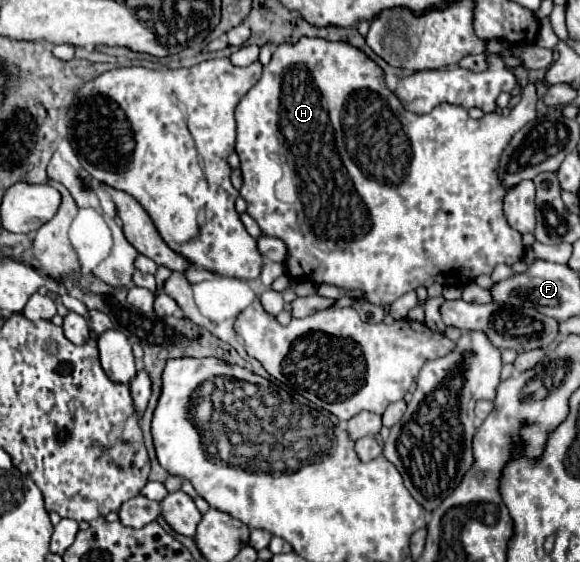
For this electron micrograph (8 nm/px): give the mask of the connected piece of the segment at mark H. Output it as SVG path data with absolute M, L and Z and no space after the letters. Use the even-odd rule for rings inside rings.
M303 37L297 45L279 45L269 61L269 65L263 67L261 79L249 89L249 93L239 101L235 109L237 119L237 155L241 159L241 171L243 171L243 187L241 197L247 201L247 213L257 221L263 235L277 237L285 241L287 245L287 257L283 261L287 275L293 281L309 281L313 285L335 285L339 289L359 289L363 293L361 299L379 305L387 309L395 299L401 295L415 291L417 287L431 287L435 281L441 281L447 285L465 285L479 275L491 275L497 263L515 265L525 255L525 247L521 243L521 233L509 227L505 215L503 215L503 197L505 189L497 185L497 161L507 147L509 139L529 121L535 119L535 87L527 85L523 89L523 97L517 103L517 107L505 117L487 113L483 119L471 119L465 109L457 105L437 105L431 113L417 115L407 111L397 95L387 89L383 71L377 63L365 57L359 49L351 47L349 43L331 43L321 41L319 37L307 39ZM287 163L295 177L285 179L283 177L283 165Z

